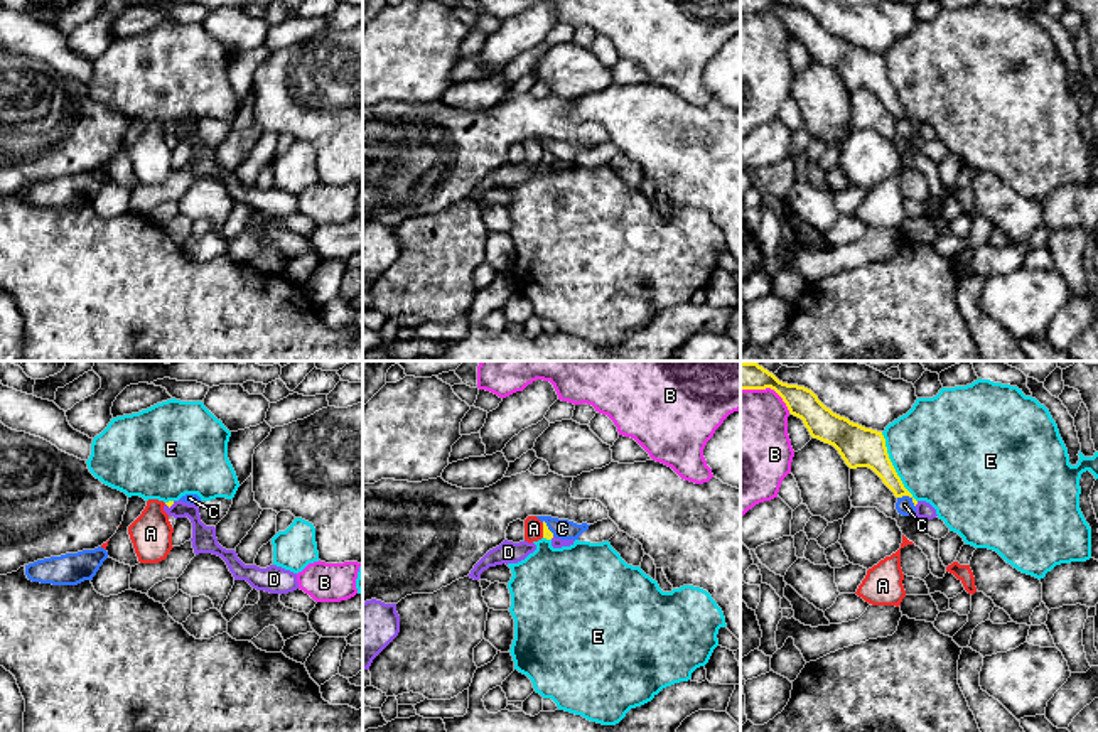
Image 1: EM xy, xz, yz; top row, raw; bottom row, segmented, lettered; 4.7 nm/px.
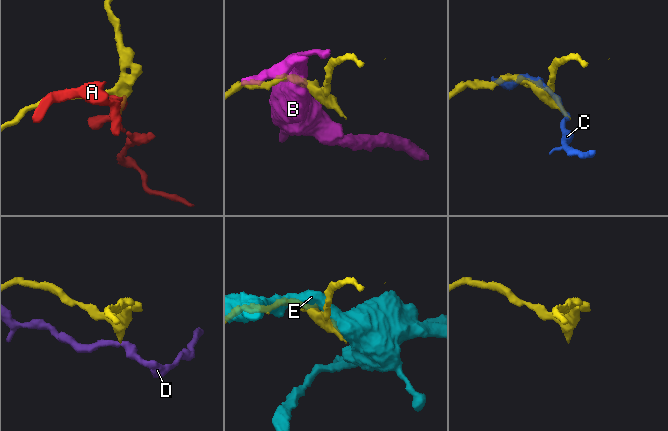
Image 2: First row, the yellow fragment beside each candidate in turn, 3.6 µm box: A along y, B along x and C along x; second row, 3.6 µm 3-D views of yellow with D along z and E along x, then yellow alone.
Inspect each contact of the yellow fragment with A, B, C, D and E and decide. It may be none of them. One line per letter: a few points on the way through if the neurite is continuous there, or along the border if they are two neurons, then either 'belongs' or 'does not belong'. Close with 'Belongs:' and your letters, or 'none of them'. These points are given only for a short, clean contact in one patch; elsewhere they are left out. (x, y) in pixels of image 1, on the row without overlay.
A: does not belong
B: does not belong
C: does not belong
D: border yz (918, 123), (914, 127); does not belong
E: does not belong
Belongs: none of them

